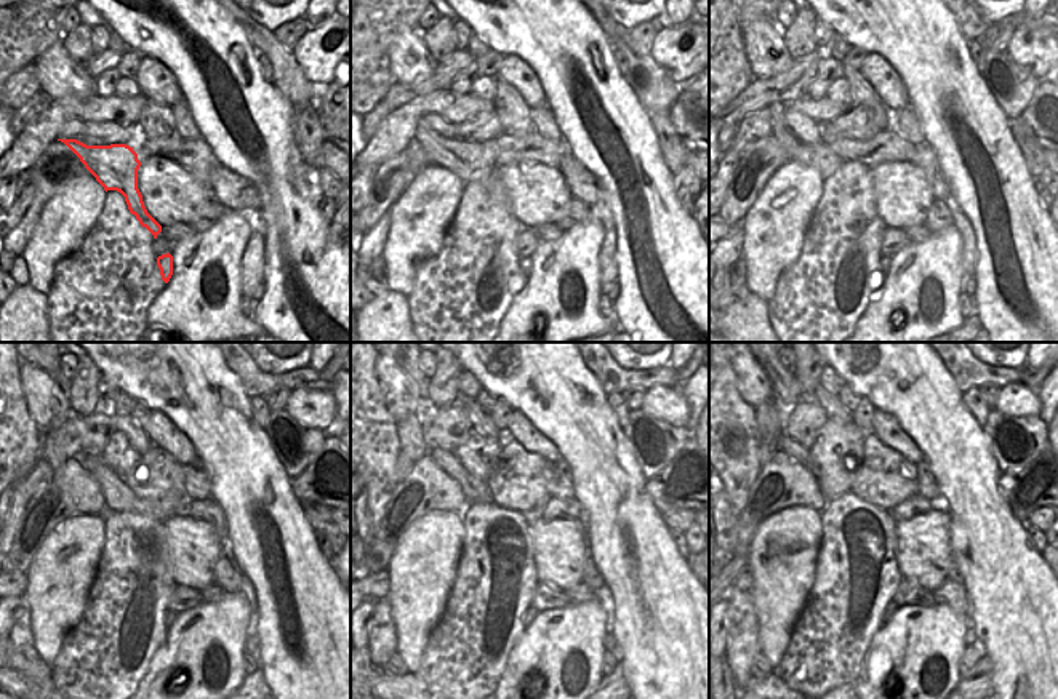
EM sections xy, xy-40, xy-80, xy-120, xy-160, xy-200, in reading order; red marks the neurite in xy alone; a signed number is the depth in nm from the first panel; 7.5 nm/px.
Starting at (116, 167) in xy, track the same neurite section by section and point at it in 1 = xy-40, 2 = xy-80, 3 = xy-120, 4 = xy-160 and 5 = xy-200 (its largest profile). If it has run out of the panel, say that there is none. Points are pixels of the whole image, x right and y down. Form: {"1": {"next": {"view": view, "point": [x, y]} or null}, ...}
{"1": {"next": {"view": "xy-40", "point": [468, 160]}}, "2": {"next": {"view": "xy-80", "point": [821, 157]}}, "3": {"next": {"view": "xy-120", "point": [55, 451]}}, "4": {"next": {"view": "xy-160", "point": [410, 429]}}, "5": {"next": {"view": "xy-200", "point": [770, 429]}}}

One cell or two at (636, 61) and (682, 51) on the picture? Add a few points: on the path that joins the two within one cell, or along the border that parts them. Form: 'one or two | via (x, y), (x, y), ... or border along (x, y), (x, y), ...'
two | border along (649, 55), (676, 83)

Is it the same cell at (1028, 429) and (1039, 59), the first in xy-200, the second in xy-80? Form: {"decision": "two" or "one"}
{"decision": "two"}

